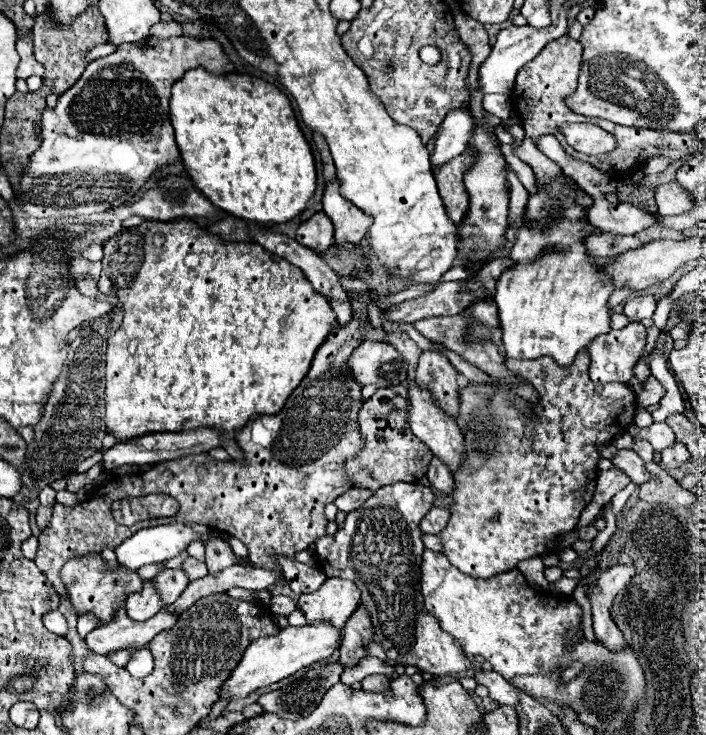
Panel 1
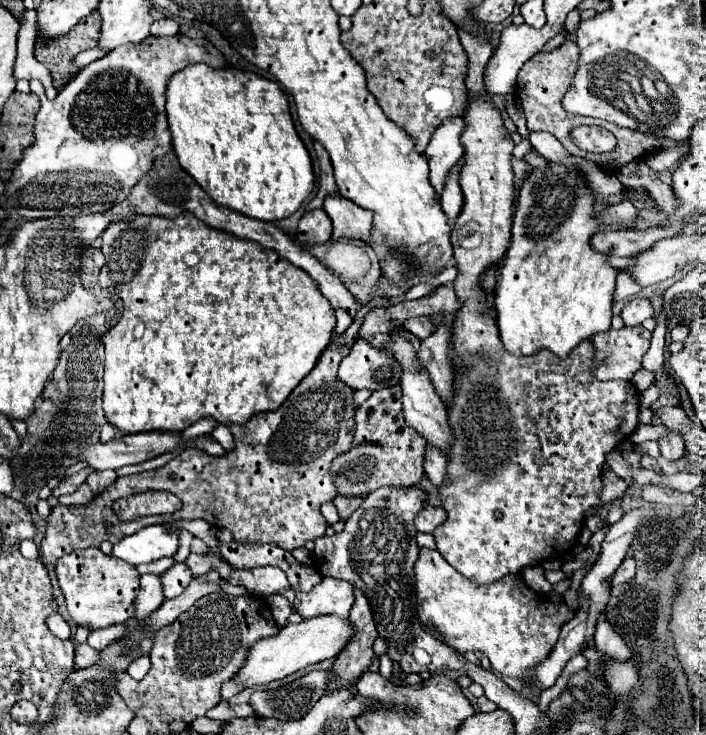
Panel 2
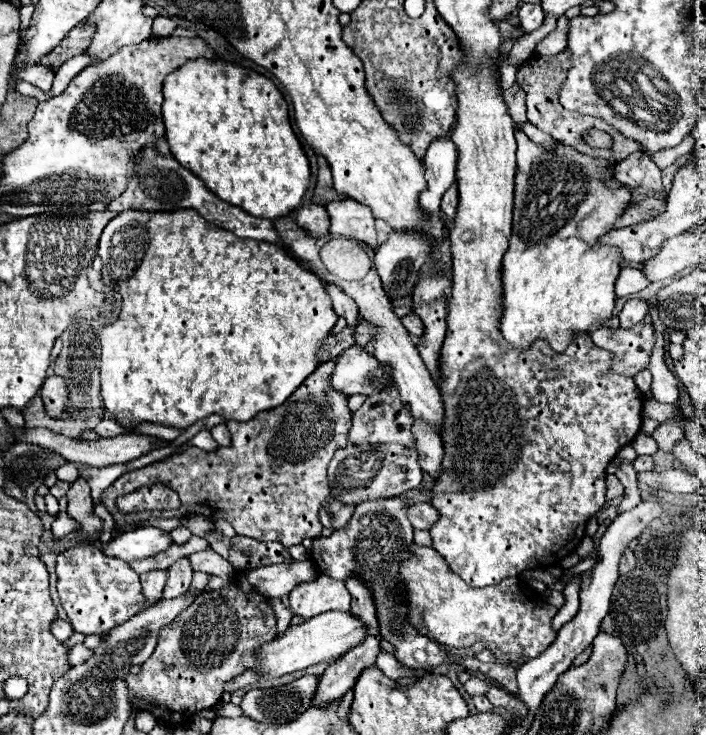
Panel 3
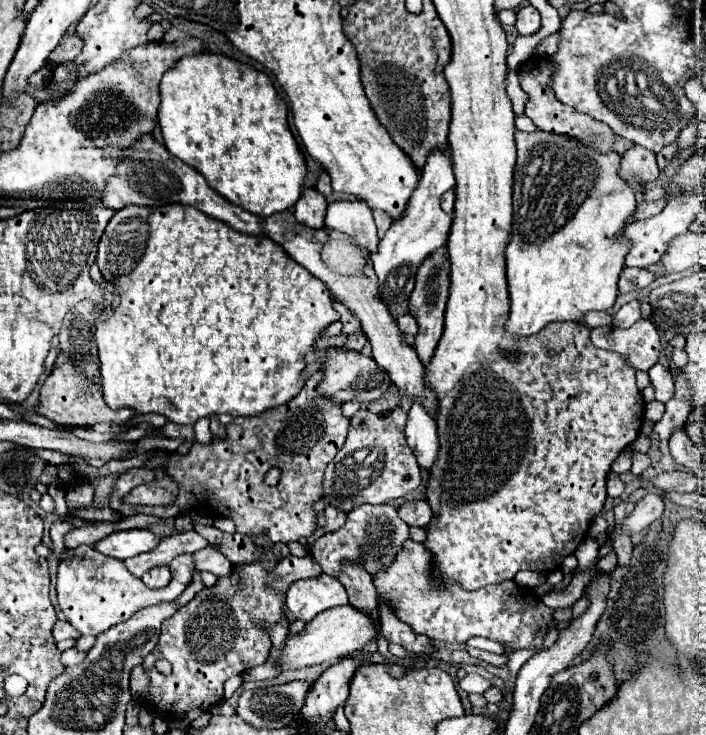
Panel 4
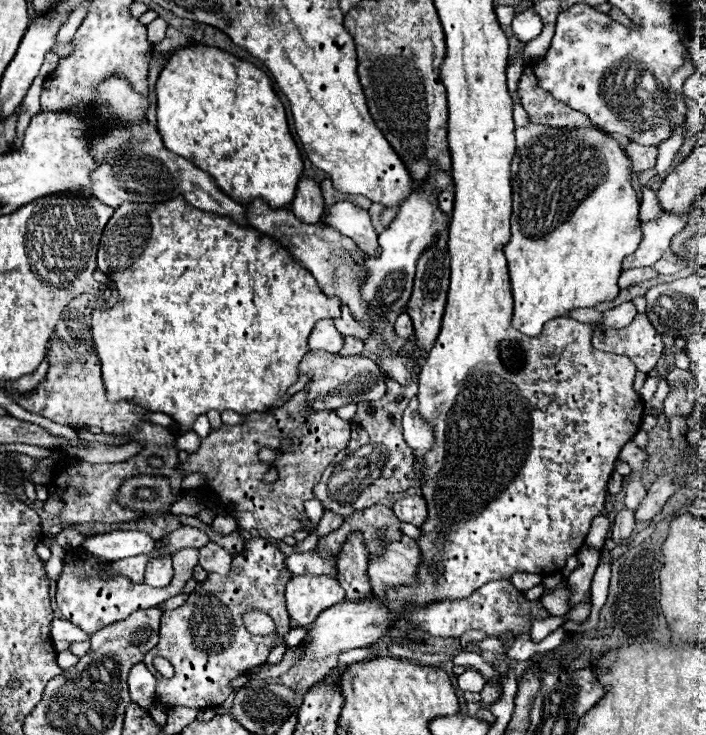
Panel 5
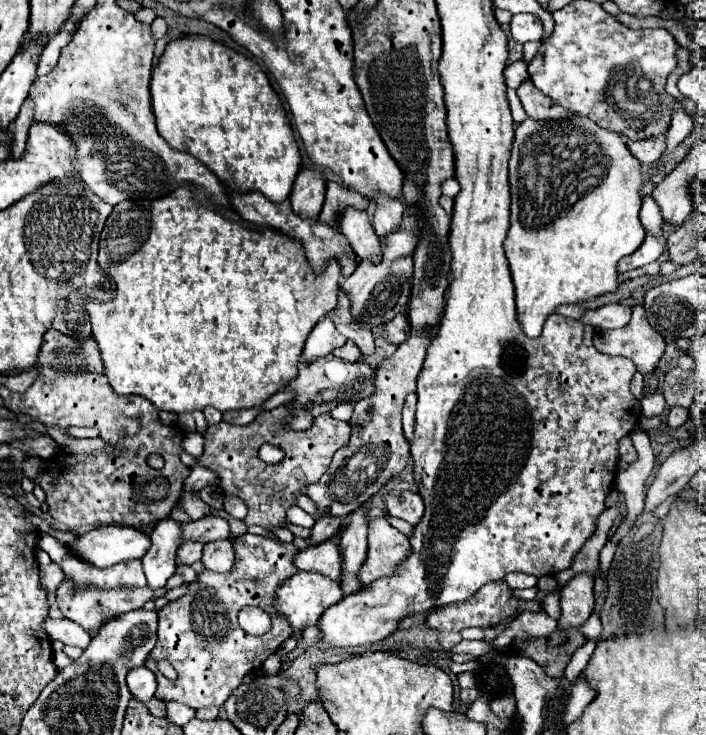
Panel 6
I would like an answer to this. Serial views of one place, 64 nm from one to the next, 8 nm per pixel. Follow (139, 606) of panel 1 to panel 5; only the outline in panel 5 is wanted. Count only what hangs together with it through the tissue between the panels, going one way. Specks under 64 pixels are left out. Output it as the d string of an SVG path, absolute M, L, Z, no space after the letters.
M168 554L152 558L146 564L144 582L148 586L168 586L170 580L172 580L172 576L174 576L174 570L172 570L172 560L170 560Z

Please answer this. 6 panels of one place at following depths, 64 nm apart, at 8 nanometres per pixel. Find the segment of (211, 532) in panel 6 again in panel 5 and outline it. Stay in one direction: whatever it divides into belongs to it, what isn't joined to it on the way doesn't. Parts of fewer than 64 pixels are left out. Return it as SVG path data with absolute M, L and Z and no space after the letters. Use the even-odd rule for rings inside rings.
M216 516L210 524L210 528L216 532L216 534L232 534L236 530L236 520L232 516ZM180 526L178 530L174 530L168 538L166 538L166 550L170 554L176 554L182 548L202 548L210 542L210 536L194 526Z

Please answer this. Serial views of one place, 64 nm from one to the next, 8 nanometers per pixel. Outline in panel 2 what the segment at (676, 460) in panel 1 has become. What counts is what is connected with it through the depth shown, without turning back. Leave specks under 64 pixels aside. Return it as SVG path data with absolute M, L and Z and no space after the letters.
M668 430L668 434L658 440L658 446L666 460L678 460L684 456L684 440L676 430Z

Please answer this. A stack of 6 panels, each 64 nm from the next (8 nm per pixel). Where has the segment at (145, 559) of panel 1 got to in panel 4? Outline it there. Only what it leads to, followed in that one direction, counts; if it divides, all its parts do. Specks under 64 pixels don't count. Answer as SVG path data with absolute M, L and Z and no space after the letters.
M124 530L124 532L114 532L108 534L106 538L98 540L94 544L94 550L98 550L104 556L116 558L116 560L126 560L132 556L138 556L142 552L150 552L158 546L160 538L156 538L148 530Z

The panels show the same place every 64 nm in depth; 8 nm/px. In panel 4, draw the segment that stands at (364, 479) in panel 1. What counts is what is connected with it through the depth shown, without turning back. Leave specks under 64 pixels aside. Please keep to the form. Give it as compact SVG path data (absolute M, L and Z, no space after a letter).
M392 384L382 398L378 398L372 404L360 404L360 410L350 418L350 432L346 438L346 444L338 450L332 464L328 464L324 472L322 482L322 500L338 510L352 512L352 508L360 504L384 504L386 500L400 498L420 484L420 468L416 464L416 456L412 448L406 444L404 438L404 426L406 426L406 414L412 406L412 396L402 396L400 390Z

